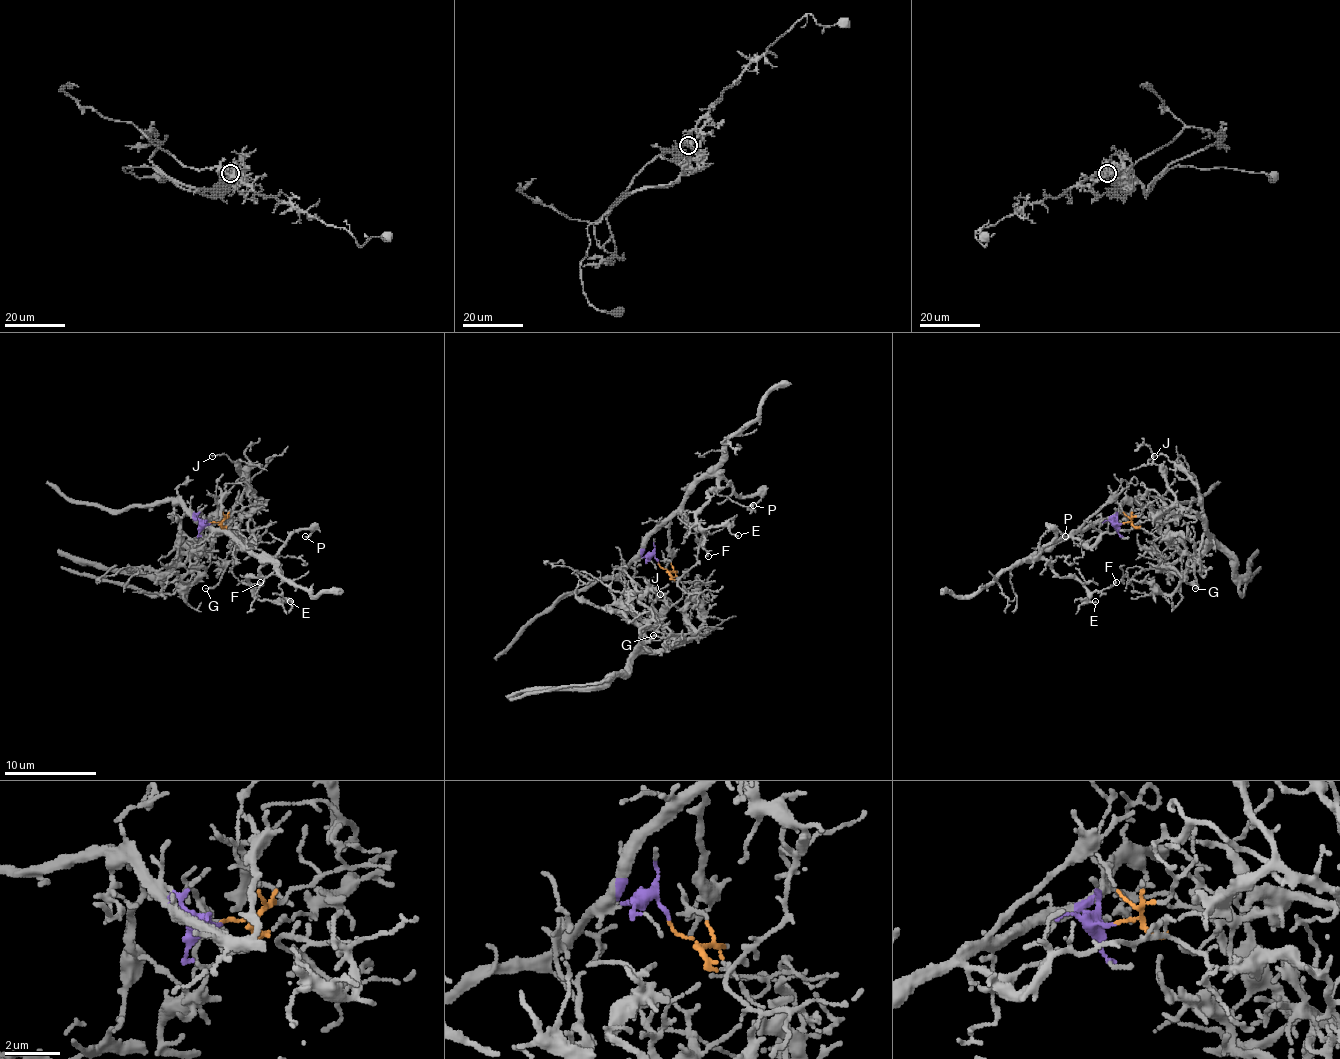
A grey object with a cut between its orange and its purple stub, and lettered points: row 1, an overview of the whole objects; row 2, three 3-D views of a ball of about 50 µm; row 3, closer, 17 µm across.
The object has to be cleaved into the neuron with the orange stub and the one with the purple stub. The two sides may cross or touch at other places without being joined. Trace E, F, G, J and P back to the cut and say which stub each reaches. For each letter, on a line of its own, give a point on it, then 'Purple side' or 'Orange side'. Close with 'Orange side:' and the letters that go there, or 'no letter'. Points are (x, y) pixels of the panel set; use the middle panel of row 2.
E: Place: (738, 535). Purple side
F: Place: (708, 556). Purple side
G: Place: (653, 635). Orange side
J: Place: (660, 594). Orange side
P: Place: (753, 505). Purple side
Orange side: G, J

